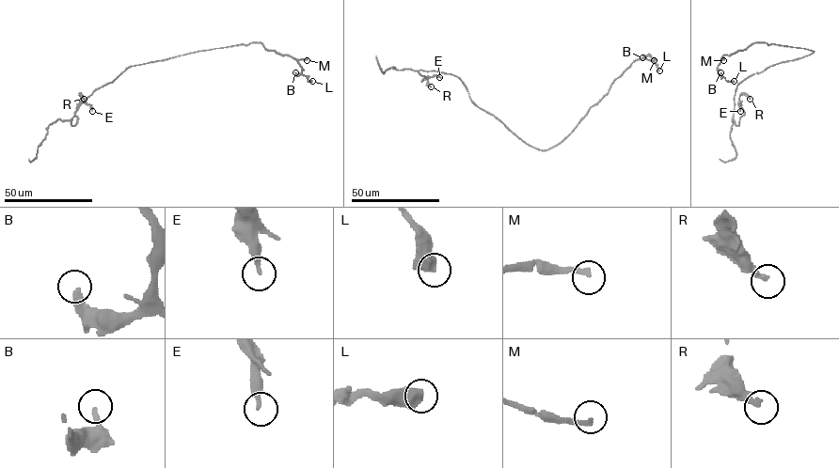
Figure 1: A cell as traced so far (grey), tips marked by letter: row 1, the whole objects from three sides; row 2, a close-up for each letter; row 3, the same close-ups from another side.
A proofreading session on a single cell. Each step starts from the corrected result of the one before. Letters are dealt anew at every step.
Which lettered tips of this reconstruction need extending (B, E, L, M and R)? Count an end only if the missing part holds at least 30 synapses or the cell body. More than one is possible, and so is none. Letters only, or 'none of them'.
M, R

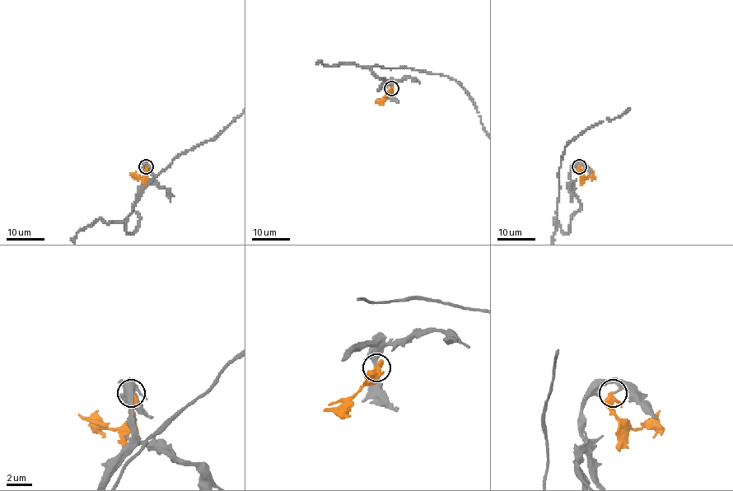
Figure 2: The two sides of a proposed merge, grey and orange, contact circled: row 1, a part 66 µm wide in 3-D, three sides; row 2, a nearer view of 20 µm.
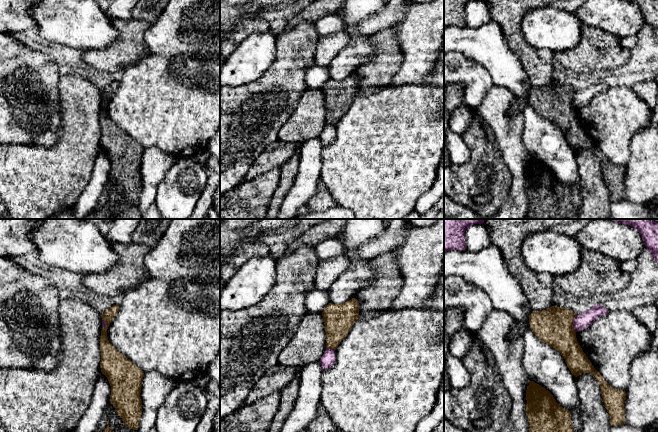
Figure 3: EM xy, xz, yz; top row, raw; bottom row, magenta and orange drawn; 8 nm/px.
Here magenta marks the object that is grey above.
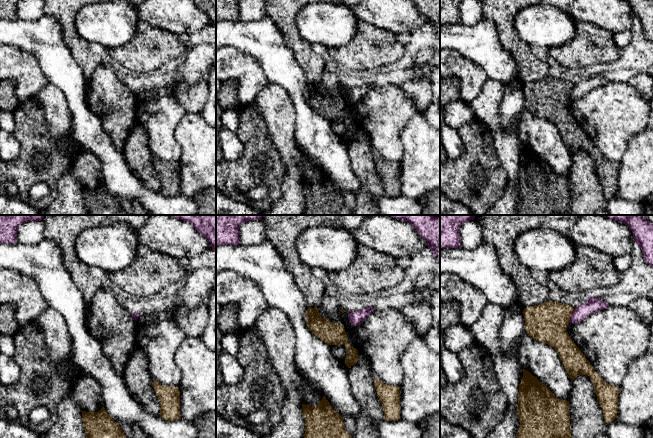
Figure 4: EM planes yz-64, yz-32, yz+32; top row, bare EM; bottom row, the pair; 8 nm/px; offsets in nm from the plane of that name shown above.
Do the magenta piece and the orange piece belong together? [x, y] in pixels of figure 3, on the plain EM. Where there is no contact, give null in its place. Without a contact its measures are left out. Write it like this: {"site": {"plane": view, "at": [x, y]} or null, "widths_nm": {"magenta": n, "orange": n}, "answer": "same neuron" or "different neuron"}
{"site": {"plane": "yz", "at": [573, 99]}, "widths_nm": {"magenta": 120, "orange": 300}, "answer": "different neuron"}

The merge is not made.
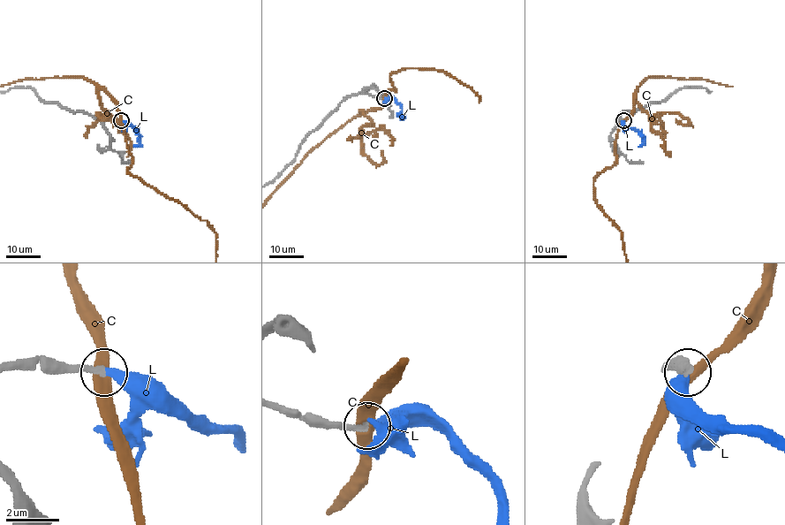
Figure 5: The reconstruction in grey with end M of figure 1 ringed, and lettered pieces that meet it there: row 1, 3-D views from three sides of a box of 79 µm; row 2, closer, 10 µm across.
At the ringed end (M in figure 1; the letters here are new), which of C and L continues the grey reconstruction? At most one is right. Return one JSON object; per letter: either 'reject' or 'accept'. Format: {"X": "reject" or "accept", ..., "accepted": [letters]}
{"C": "reject", "L": "accept", "accepted": ["L"]}

